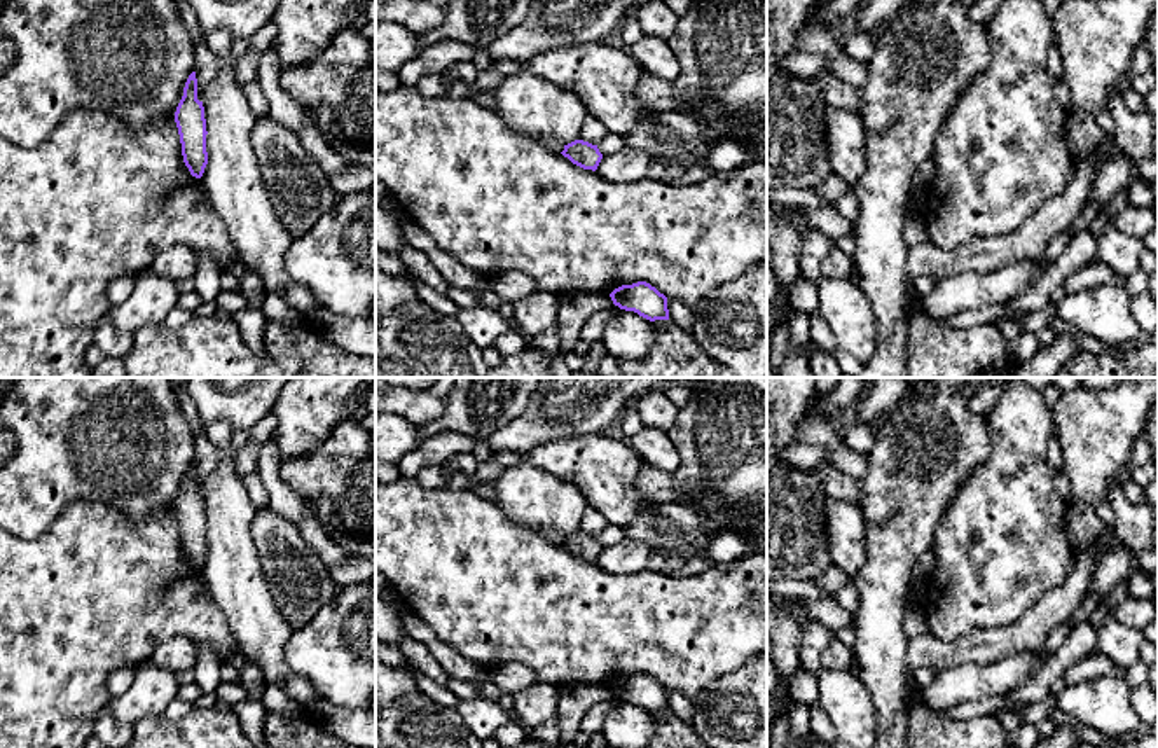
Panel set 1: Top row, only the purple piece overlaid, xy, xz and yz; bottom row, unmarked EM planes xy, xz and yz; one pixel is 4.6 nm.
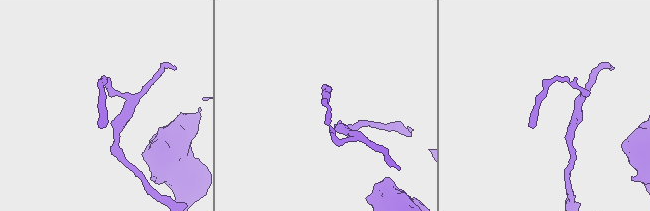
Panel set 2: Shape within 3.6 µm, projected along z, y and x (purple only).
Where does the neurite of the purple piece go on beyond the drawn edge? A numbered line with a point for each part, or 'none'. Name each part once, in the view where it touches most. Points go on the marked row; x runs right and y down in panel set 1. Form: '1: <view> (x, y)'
none

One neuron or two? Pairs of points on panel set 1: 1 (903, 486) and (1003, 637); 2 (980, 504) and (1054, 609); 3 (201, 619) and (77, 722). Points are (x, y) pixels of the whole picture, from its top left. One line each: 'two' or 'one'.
1: two
2: two
3: one

